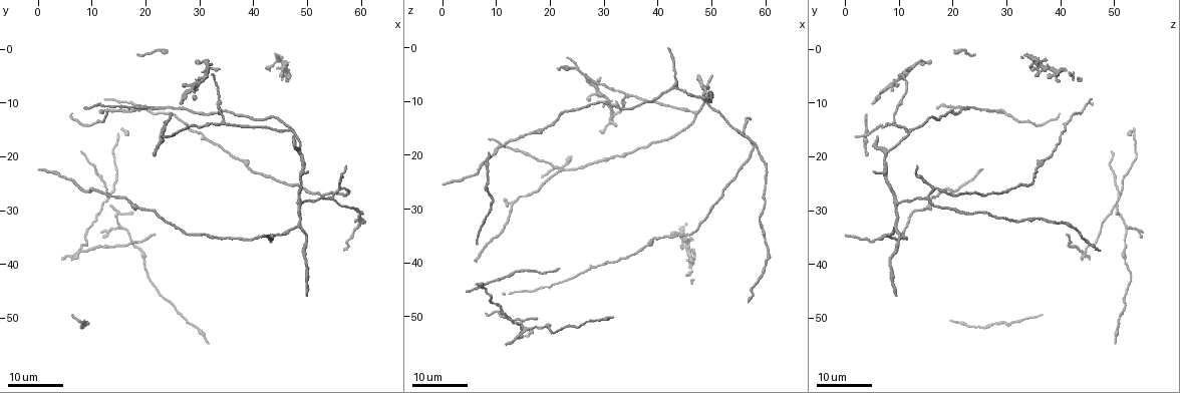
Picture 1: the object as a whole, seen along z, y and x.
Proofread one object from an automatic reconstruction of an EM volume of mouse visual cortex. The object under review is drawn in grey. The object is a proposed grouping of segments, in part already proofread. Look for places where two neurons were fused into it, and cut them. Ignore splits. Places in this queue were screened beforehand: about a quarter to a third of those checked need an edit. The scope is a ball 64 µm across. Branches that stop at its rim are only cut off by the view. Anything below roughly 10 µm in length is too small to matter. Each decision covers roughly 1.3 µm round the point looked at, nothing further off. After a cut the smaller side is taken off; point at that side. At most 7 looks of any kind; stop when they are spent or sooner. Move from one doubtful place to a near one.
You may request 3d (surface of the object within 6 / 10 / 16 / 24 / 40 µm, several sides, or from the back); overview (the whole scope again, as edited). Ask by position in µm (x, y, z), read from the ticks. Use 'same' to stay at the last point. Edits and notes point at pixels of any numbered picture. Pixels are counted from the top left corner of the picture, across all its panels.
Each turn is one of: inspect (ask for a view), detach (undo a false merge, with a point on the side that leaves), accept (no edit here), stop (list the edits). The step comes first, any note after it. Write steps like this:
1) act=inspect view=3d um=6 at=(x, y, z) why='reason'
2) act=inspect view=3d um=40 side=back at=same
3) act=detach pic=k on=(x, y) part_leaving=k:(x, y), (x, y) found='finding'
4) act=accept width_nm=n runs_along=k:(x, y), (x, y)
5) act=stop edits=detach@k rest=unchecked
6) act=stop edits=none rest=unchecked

act=inspect view=3d um=24 at=(34.0, 13.0, 9.0)

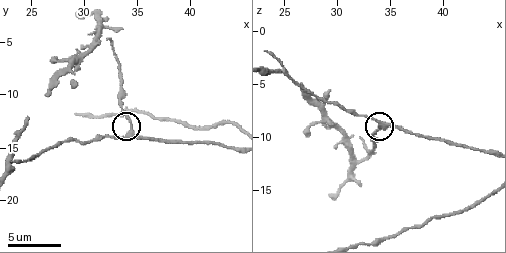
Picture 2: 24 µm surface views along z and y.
act=inspect view=3d um=10 at=(34.6, 13.4, 9.2) why='zoom in'

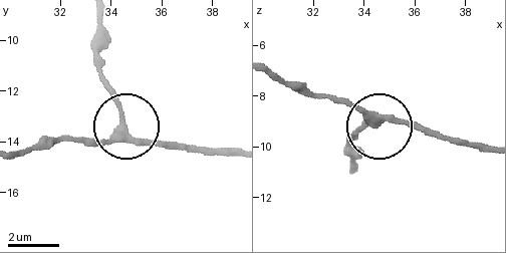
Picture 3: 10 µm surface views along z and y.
act=inspect view=3d um=10 side=back at=(34.5, 13.4, 9.1)

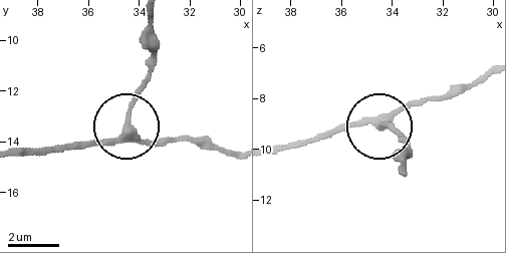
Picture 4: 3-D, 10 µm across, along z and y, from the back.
act=accept arms=3 found='continuous, no second neuron'

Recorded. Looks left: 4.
act=inspect view=3d um=16 at=(13.0, 28.0, 50.5) why='a fork'

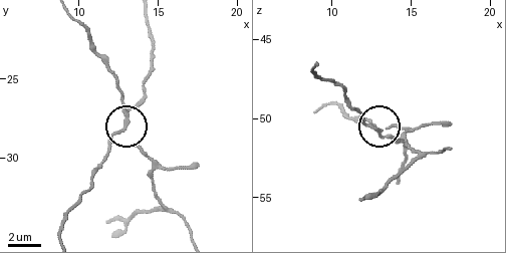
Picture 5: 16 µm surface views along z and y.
act=inspect view=3d um=10 at=(12.9, 28.1, 50.6) why='zoom in'

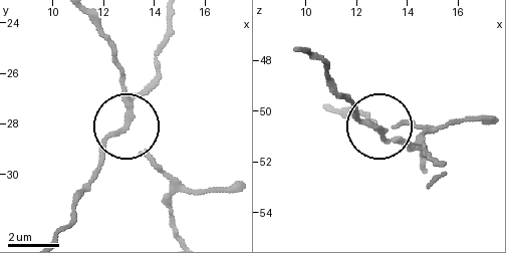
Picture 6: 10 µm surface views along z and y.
act=detach pic=6 on=(155, 87) width_nm=140 part_leaving=6:(383, 129), (359, 117), (309, 50) found='two neurons meet here'

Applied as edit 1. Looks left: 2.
act=stop edits=detach@6 rest=unchecked

